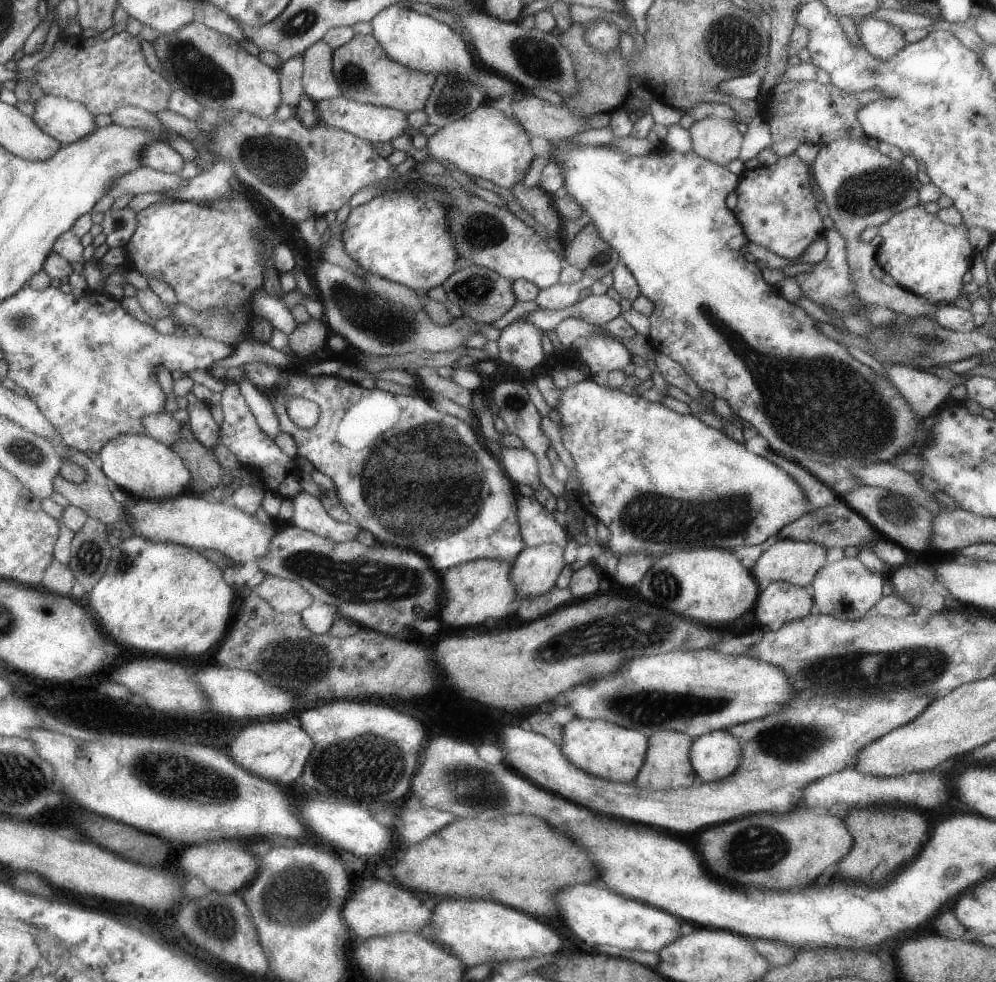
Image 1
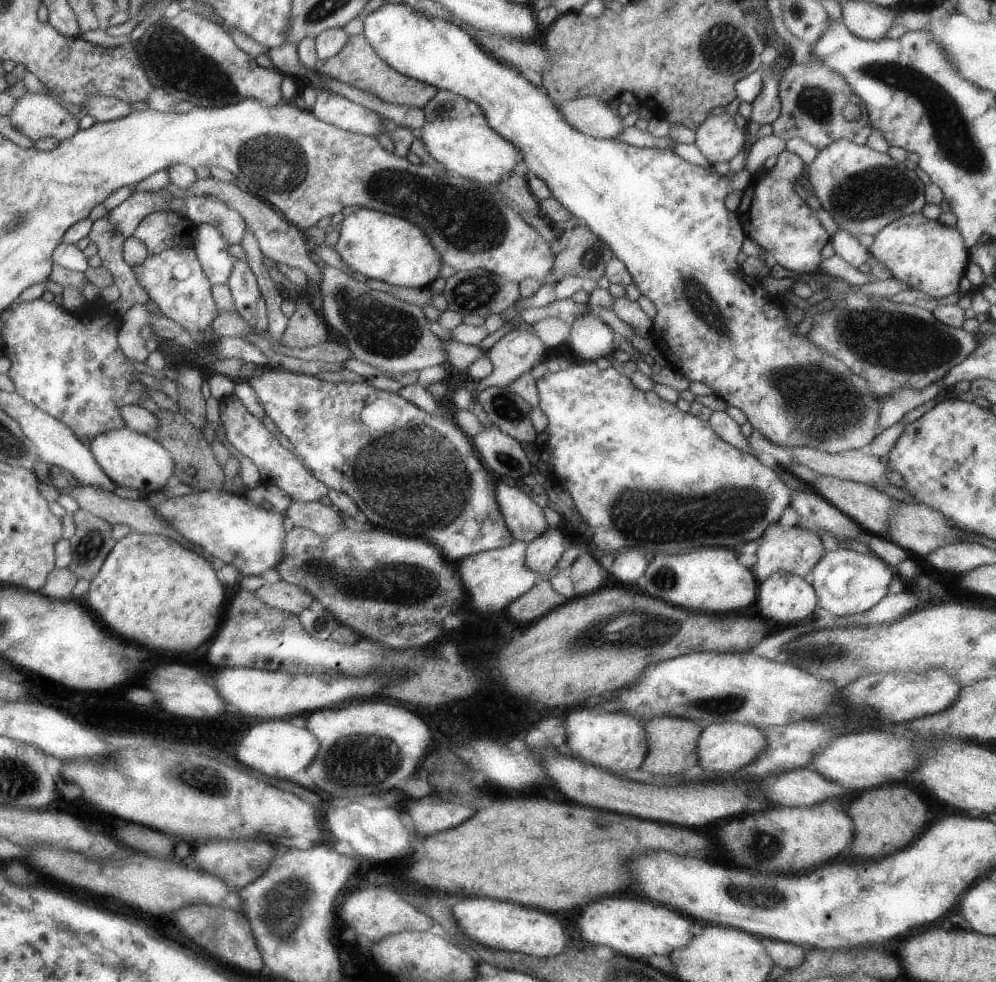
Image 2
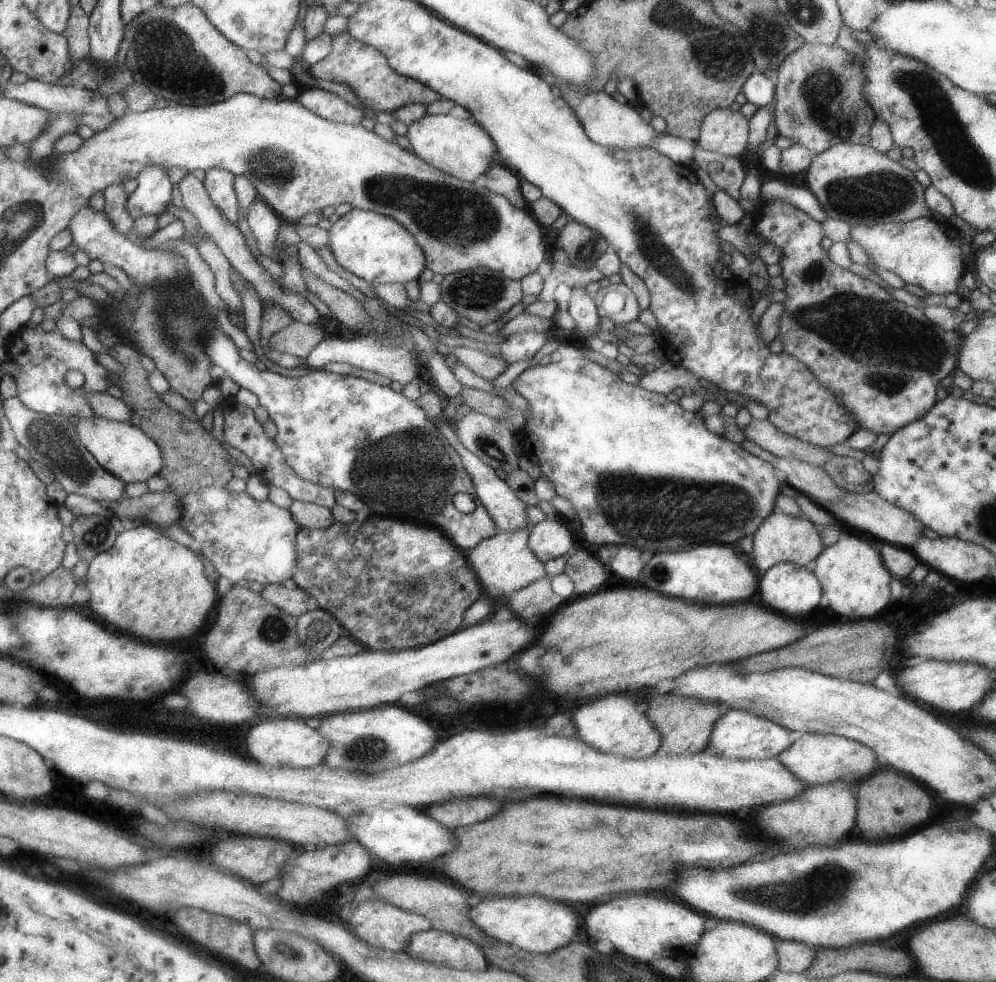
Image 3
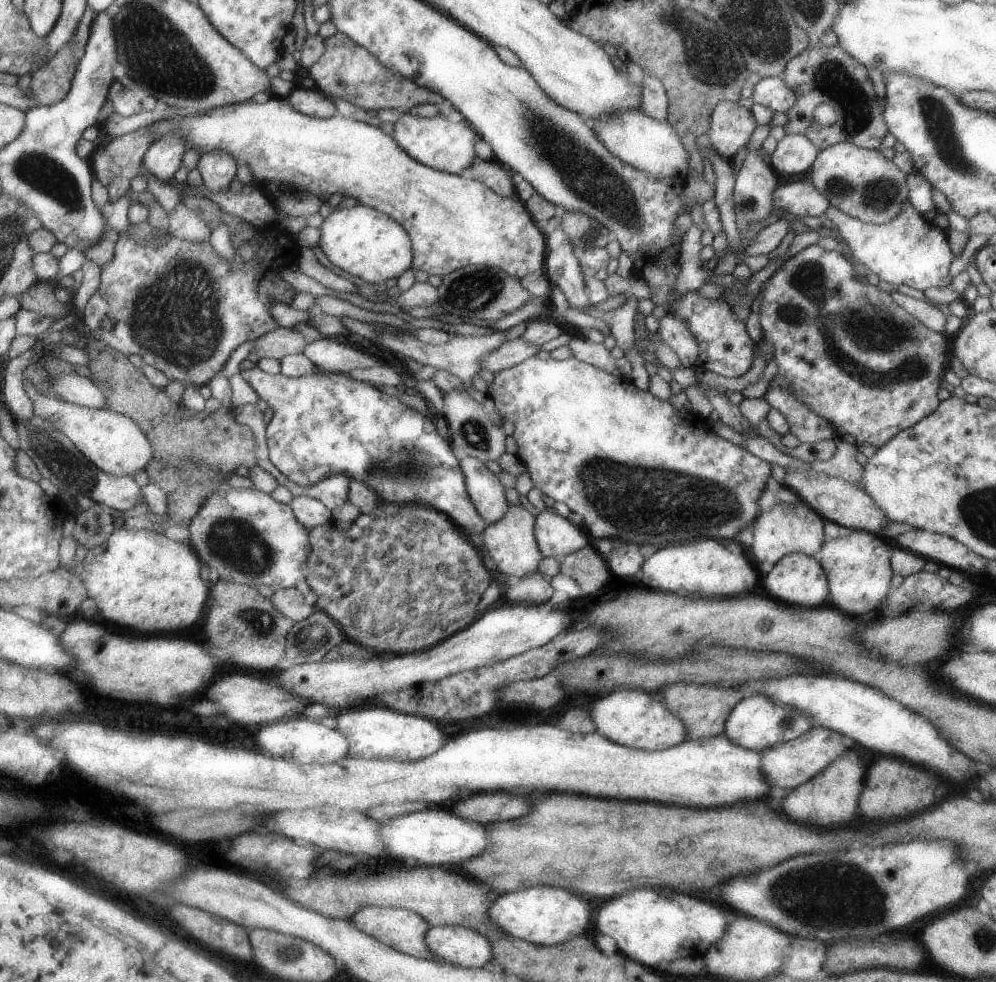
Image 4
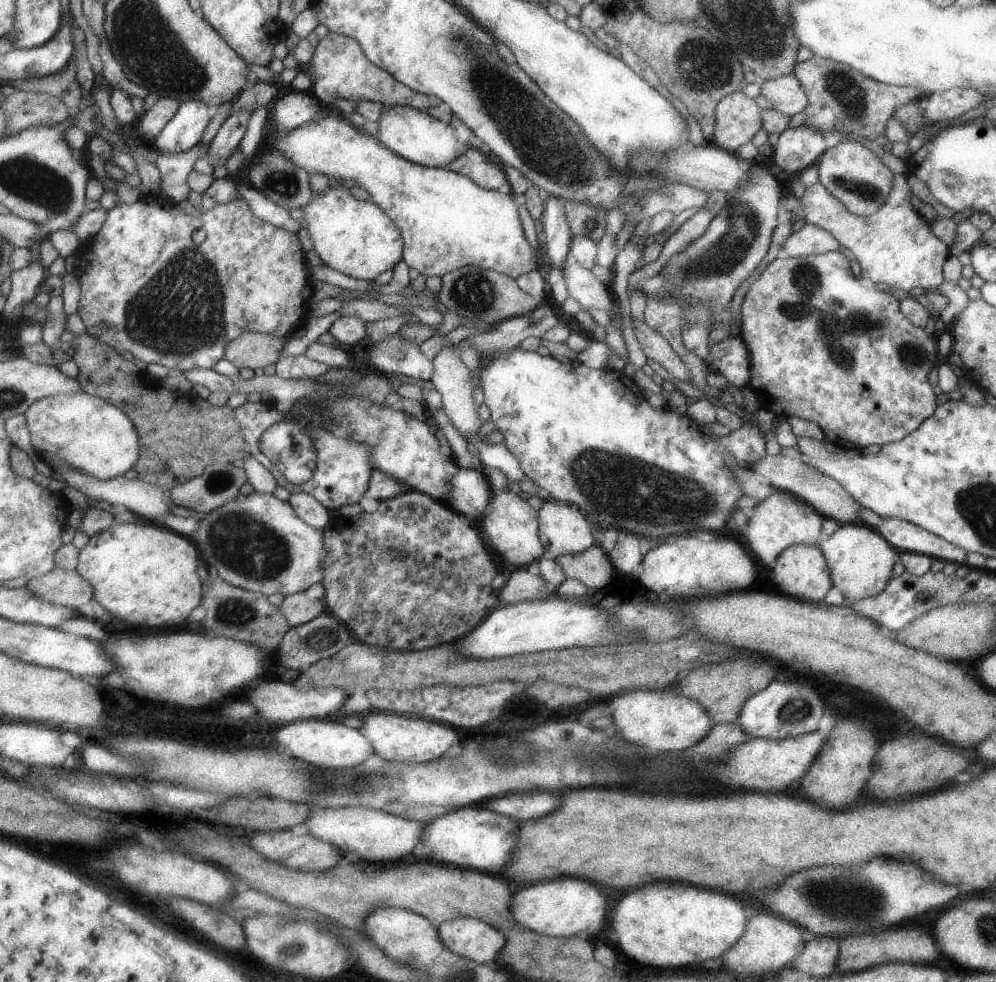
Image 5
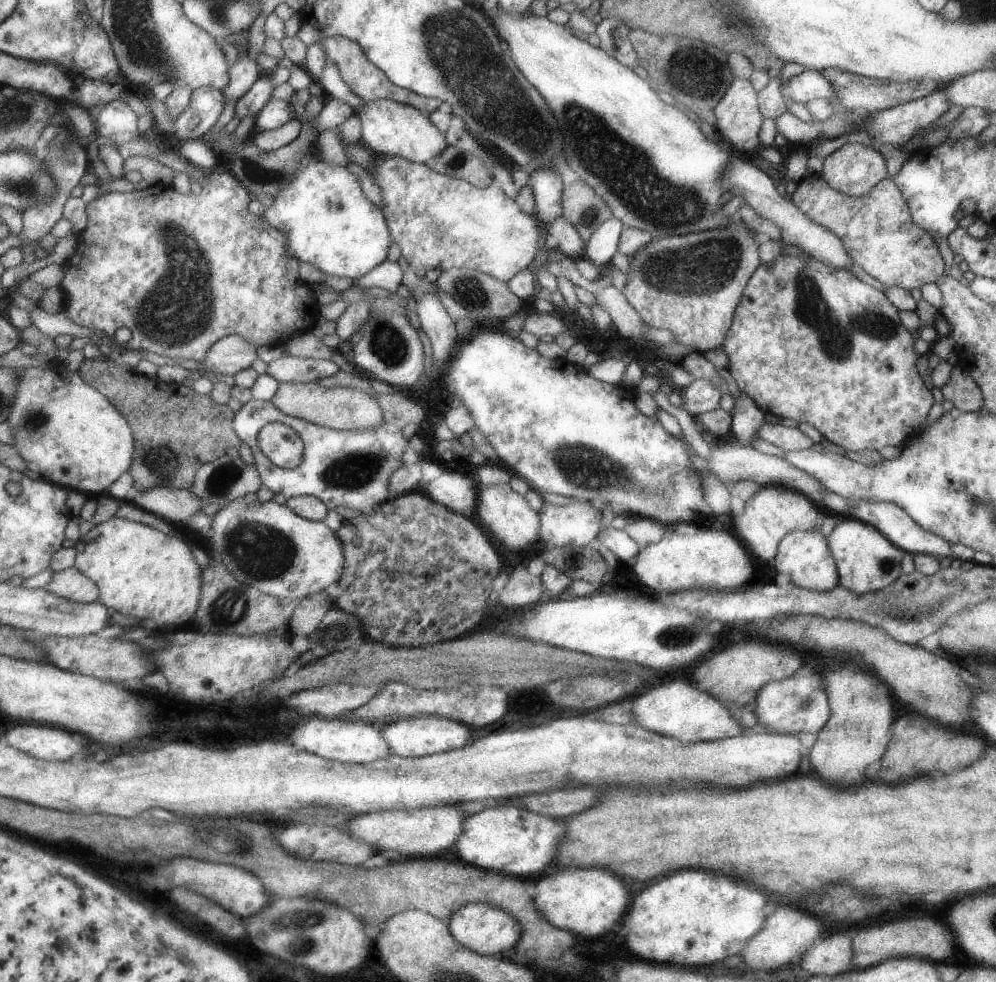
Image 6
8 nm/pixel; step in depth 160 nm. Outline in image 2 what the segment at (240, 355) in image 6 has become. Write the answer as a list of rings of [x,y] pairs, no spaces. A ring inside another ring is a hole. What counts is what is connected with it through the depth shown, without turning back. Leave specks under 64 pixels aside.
[[[302,296],[301,300],[296,300],[295,312],[289,317],[280,344],[289,349],[304,350],[327,340],[325,321],[313,312]]]

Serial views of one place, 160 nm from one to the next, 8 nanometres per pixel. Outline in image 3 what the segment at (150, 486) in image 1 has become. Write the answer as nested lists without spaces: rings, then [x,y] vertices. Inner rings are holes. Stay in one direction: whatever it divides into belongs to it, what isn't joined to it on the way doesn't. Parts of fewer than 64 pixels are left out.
[[[103,417],[79,419],[74,422],[75,432],[86,451],[93,456],[100,467],[125,485],[131,482],[145,483],[147,478],[157,476],[160,472],[161,464],[164,463],[160,448],[151,437],[131,422],[112,421]]]

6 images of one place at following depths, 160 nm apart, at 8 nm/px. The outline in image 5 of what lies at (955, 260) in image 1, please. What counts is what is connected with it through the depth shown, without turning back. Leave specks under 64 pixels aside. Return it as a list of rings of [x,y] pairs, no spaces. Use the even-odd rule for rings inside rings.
[[[893,174],[891,180],[893,180],[893,186],[889,190],[889,196],[885,198],[885,204],[869,216],[851,214],[820,183],[807,186],[803,190],[803,196],[799,198],[803,219],[805,223],[817,226],[831,234],[841,247],[851,252],[861,268],[859,278],[867,278],[873,283],[882,283],[905,292],[913,288],[920,288],[923,291],[935,289],[941,282],[944,282],[943,271],[948,264],[952,263],[952,255],[949,253],[949,248],[933,235],[925,219],[911,206],[909,198],[911,198],[912,193],[907,186],[907,176],[905,174]]]

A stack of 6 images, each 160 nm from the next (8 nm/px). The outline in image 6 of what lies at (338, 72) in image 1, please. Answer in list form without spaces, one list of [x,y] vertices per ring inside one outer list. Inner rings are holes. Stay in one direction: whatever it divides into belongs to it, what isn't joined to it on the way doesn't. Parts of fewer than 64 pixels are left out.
[[[321,36],[319,41],[321,48],[324,48],[326,60],[338,68],[341,80],[349,87],[349,90],[364,101],[389,99],[427,114],[433,112],[439,106],[441,102],[439,99],[423,97],[393,84],[379,68],[366,59],[361,47],[355,41],[342,36]]]

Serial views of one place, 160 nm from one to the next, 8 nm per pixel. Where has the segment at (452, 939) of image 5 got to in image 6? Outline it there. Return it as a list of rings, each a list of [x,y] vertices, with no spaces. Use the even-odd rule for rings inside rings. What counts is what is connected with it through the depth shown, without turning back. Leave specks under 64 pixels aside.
[[[481,903],[463,905],[450,916],[446,925],[451,936],[462,947],[481,956],[493,956],[497,952],[513,947],[522,932],[520,924],[508,913]]]

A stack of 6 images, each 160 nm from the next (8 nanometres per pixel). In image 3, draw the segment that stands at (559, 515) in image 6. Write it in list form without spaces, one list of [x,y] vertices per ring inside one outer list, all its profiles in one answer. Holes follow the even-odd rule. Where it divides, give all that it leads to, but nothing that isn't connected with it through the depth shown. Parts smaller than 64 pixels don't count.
[[[547,518],[531,525],[527,546],[543,564],[558,556],[571,553],[576,547],[569,530],[556,518]]]

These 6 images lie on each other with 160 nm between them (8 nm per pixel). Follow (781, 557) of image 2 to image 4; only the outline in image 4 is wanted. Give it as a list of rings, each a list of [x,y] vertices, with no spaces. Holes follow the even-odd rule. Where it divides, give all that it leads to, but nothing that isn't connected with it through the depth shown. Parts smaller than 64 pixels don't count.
[[[803,502],[797,504],[777,503],[771,510],[758,514],[757,518],[752,522],[752,544],[751,556],[756,562],[769,562],[775,564],[782,556],[791,553],[803,553],[811,557],[814,552],[817,552],[824,543],[824,519],[816,513],[811,507],[808,507]]]

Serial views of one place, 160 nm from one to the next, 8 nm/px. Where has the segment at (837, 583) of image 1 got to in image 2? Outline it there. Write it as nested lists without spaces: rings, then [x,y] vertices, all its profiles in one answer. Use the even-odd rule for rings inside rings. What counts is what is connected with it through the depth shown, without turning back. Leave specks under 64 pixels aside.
[[[842,545],[837,550],[825,551],[808,575],[819,606],[835,616],[853,616],[866,612],[888,594],[889,583],[893,580],[889,566],[875,554],[858,554]]]

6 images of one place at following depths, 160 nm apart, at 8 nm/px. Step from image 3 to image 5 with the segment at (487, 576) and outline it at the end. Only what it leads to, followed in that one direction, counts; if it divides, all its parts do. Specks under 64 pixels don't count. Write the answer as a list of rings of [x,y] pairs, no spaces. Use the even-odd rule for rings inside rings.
[[[494,489],[491,492],[491,510],[477,523],[481,533],[484,533],[487,537],[487,543],[491,549],[501,555],[501,558],[507,564],[518,568],[527,568],[530,563],[538,562],[542,557],[546,556],[543,546],[539,541],[537,514],[535,510],[525,500],[521,500],[517,493],[512,494],[509,491]]]

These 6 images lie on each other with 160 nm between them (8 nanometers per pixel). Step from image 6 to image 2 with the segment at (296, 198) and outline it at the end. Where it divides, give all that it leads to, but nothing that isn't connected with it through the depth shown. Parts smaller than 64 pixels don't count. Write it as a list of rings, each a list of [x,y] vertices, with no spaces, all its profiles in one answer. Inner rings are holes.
[[[360,208],[343,218],[339,239],[332,248],[340,260],[367,279],[392,286],[426,289],[438,278],[441,260],[423,230],[399,216]]]

